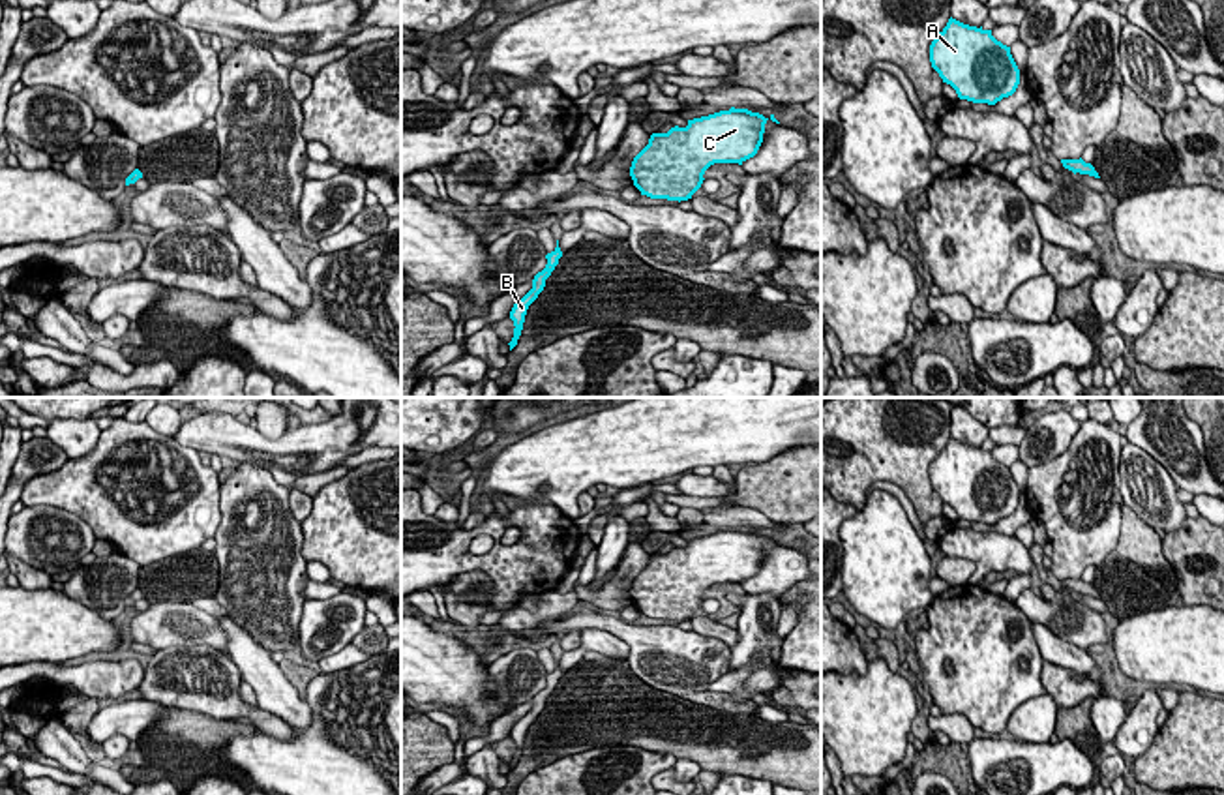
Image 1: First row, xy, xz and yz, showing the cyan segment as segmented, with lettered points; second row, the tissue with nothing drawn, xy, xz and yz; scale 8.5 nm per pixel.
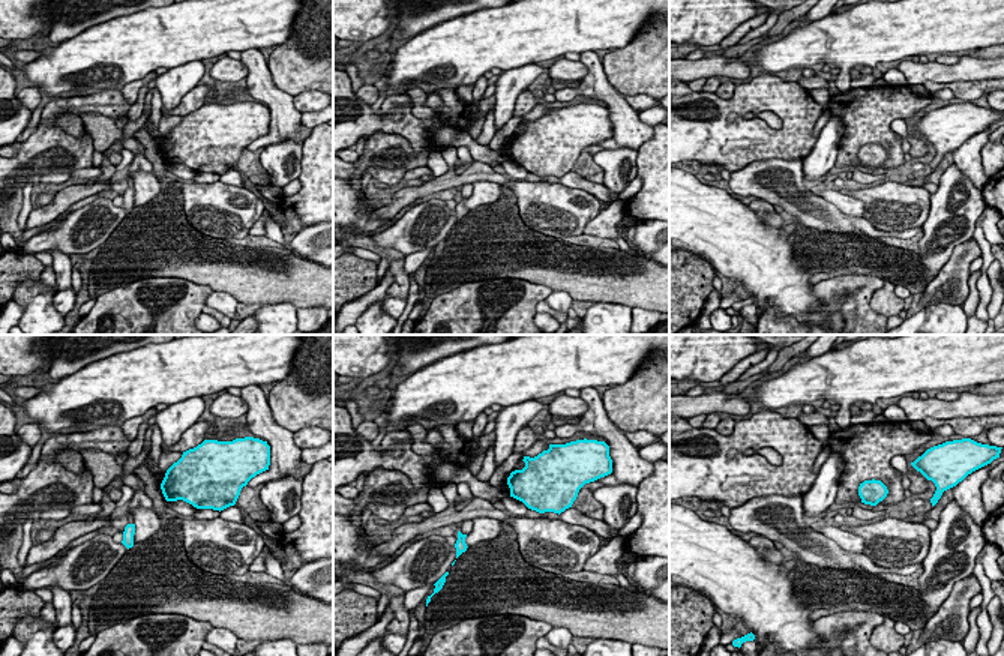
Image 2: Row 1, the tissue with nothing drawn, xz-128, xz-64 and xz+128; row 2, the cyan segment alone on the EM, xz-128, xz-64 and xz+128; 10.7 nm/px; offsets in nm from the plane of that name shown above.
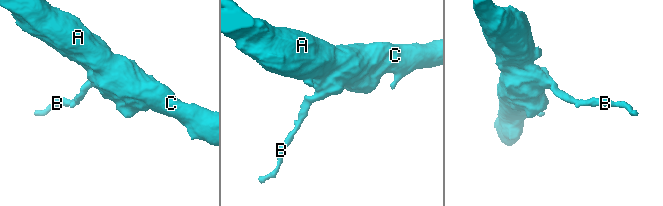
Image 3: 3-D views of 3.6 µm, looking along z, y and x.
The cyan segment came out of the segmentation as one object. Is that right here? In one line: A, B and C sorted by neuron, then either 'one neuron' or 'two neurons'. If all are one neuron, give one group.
A B C; one neuron

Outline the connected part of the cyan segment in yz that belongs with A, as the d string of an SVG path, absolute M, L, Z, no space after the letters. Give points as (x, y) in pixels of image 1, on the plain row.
M952 437L932 461L930 482L943 502L956 510L960 519L973 523L995 525L1003 518L1012 516L1020 504L1020 489L1010 474L1010 467L997 461L992 450L969 446Z

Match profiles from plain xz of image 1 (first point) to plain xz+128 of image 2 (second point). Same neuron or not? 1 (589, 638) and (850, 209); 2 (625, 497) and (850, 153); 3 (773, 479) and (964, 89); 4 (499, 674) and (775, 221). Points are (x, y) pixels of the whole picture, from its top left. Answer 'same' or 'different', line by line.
1: same
2: different
3: same
4: same

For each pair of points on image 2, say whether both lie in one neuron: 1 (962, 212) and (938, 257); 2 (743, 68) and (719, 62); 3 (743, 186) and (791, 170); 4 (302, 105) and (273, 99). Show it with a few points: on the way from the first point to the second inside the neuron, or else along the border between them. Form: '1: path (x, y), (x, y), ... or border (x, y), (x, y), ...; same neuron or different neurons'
1: path (952, 222), (941, 233), (938, 246); same neuron
2: path (737, 68), (725, 66); same neuron
3: path (755, 185), (779, 182); same neuron
4: border (293, 98), (293, 105), (302, 113); different neurons

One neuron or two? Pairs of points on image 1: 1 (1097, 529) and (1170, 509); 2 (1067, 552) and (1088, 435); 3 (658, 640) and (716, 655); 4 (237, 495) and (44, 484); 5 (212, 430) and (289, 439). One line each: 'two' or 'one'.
1: two
2: one
3: one
4: two
5: one

